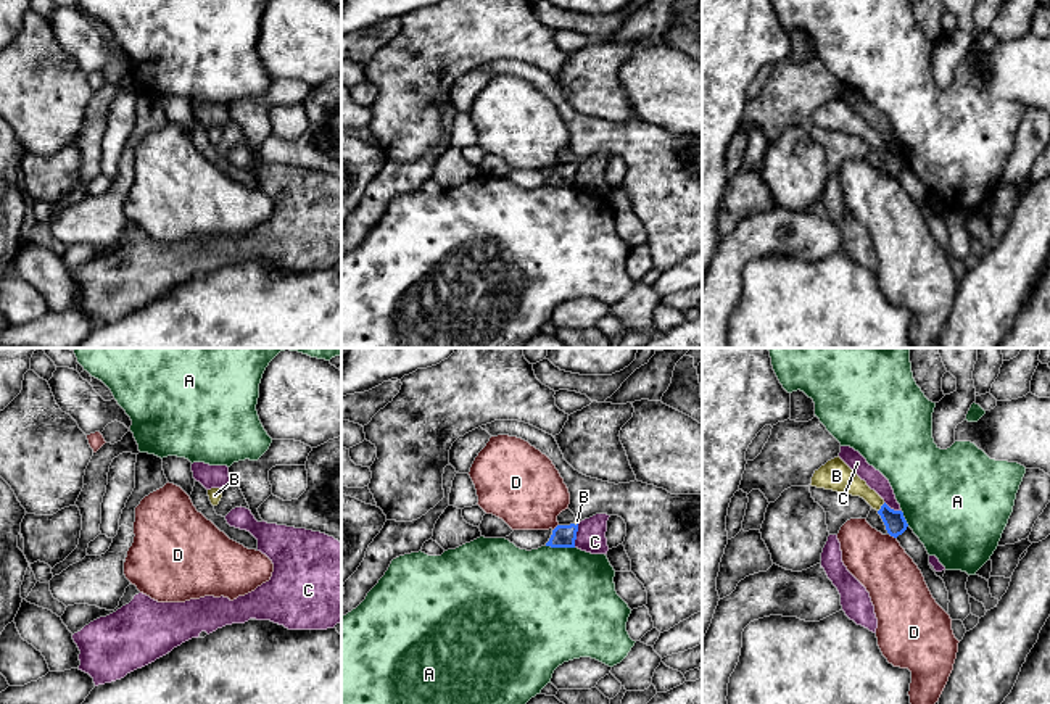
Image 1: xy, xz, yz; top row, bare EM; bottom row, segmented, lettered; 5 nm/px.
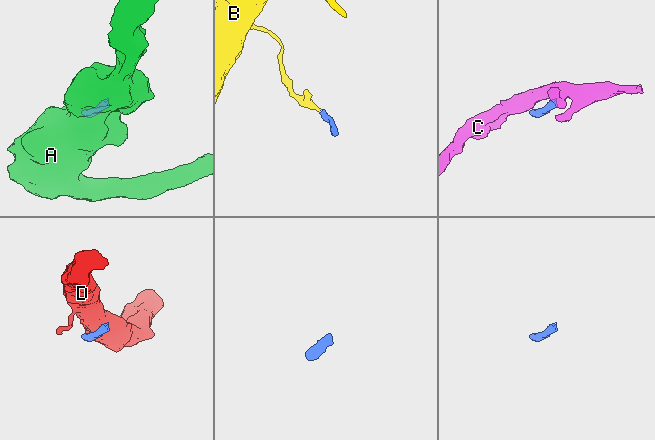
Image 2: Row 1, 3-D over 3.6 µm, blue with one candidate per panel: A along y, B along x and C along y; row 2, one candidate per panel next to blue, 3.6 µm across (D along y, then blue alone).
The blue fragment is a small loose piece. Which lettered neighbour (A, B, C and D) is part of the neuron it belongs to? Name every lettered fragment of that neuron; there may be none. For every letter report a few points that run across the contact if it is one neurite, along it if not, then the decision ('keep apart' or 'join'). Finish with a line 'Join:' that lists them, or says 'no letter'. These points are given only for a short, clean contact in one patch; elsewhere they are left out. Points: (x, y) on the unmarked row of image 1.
A: keep apart
B: yz (894, 160), (881, 147), (863, 129), (841, 118) | join
C: xz (580, 161), (574, 186) | keep apart
D: yz (889, 173), (896, 178) | keep apart
Join: B

